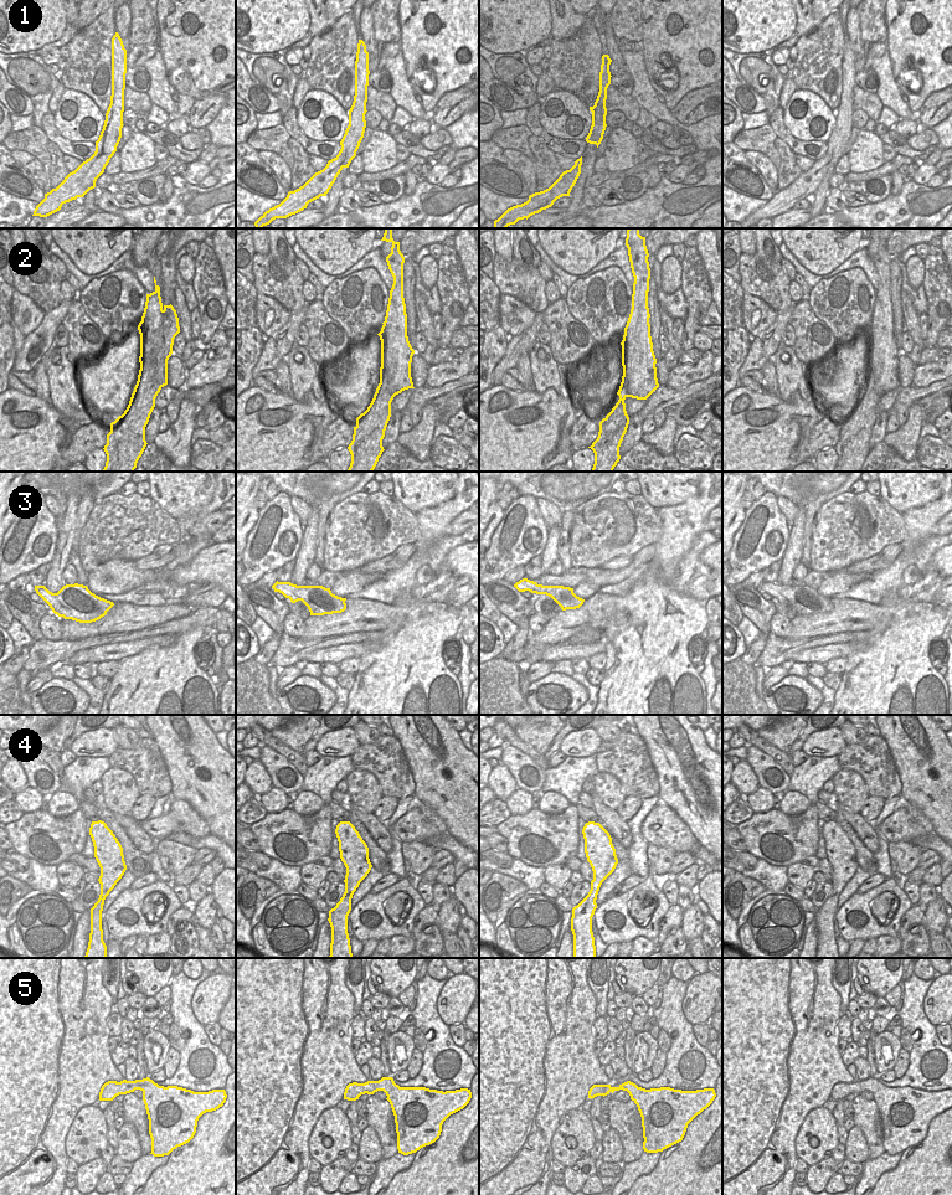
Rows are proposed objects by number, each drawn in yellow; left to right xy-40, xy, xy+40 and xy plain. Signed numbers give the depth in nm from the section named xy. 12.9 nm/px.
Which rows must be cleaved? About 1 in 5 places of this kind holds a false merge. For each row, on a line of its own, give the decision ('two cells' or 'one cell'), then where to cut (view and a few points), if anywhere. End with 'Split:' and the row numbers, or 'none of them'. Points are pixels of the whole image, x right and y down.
1: one cell | no cut
2: two cells | xy-40 (164, 310), (161, 334), (154, 341), (152, 360), (140, 370)
3: one cell | no cut
4: one cell | no cut
5: one cell | no cut
Split: 2

